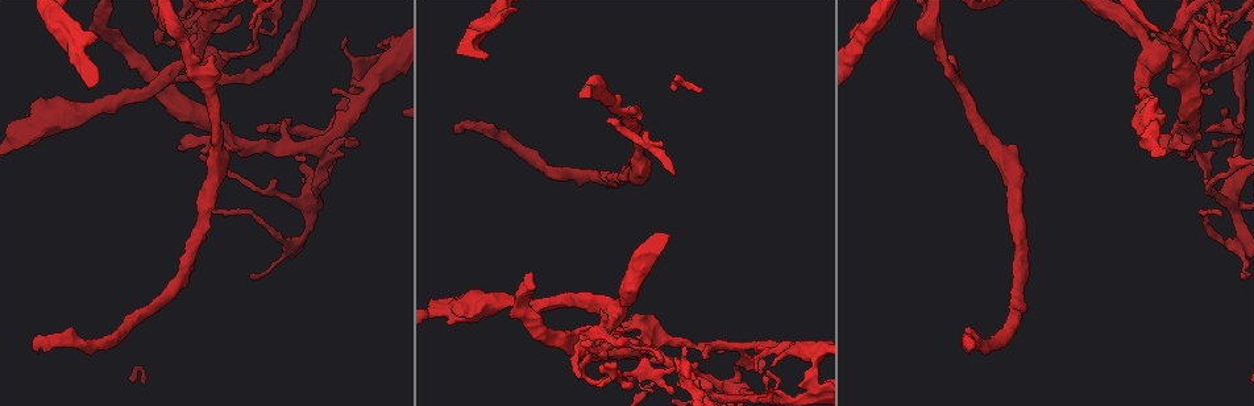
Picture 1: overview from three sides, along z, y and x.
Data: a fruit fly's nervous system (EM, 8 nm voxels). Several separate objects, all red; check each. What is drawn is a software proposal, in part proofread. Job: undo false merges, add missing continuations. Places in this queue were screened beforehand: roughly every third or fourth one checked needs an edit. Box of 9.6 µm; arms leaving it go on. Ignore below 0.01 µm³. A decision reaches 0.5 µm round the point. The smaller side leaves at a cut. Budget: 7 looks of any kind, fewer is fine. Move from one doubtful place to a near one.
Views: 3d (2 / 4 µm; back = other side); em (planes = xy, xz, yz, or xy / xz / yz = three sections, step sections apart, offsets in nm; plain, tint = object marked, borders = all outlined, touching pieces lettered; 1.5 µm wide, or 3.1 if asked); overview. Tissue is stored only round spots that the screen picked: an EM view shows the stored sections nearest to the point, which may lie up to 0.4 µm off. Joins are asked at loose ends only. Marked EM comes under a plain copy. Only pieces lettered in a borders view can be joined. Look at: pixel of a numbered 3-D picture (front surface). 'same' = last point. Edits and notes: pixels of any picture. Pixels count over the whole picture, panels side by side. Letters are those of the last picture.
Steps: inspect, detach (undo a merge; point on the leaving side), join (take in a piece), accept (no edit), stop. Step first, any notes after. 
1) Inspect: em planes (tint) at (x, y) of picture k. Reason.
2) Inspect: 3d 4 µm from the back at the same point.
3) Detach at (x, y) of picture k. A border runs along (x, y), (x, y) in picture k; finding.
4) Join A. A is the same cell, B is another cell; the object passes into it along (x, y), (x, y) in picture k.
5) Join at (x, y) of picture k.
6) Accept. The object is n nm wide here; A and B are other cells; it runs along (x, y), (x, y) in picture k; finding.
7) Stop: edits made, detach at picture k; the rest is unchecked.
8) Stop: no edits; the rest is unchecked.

Inspect: 3d 4 µm at (177, 145) of picture 1. Branch stops here.

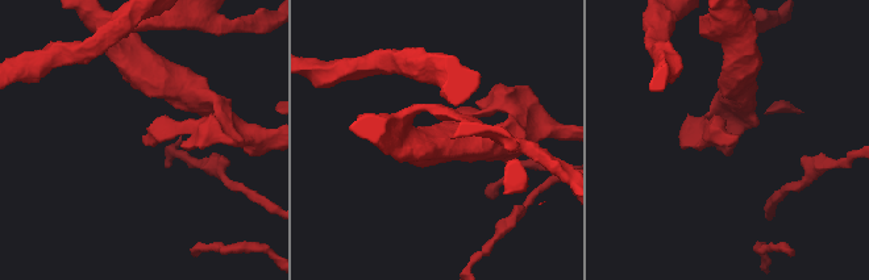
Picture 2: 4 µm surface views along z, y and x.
Inspect: em planes (borders) at (143, 138) of picture 2.

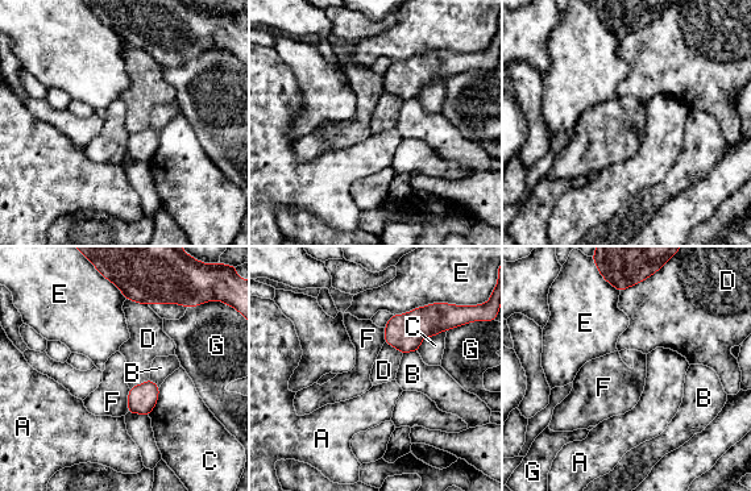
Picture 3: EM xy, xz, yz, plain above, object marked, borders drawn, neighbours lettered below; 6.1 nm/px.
Accept. A, B, C, D, E, F and G are other cells; a border runs along (129, 388), (127, 411) in picture 3; none of them fits.

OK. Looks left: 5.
Inspect: em planes (borders) at (631, 106) of picture 1. Free end.

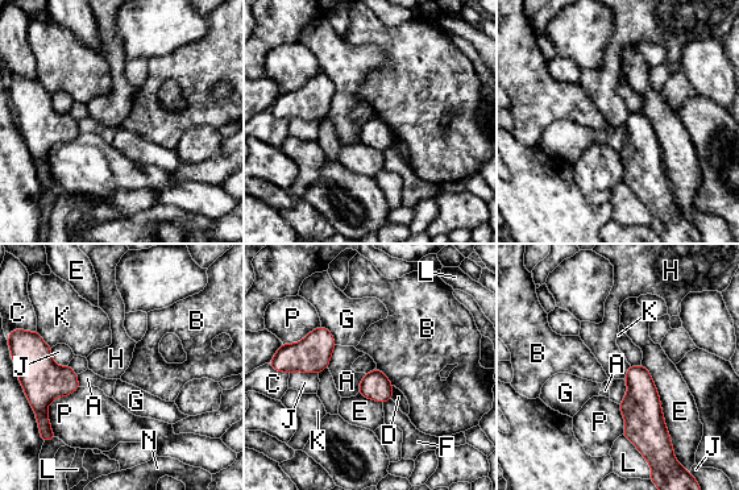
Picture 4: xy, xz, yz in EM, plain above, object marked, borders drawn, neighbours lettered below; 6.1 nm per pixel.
Accept. The object is 160 nm wide here; A, B, C, D, E, F, G, H, J, K, L, N and P are other cells; a border runs along (630, 365), (623, 378) in picture 4; none of them fits.

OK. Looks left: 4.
Inspect: em planes (borders) at (460, 133) of picture 1. End of a long branch.

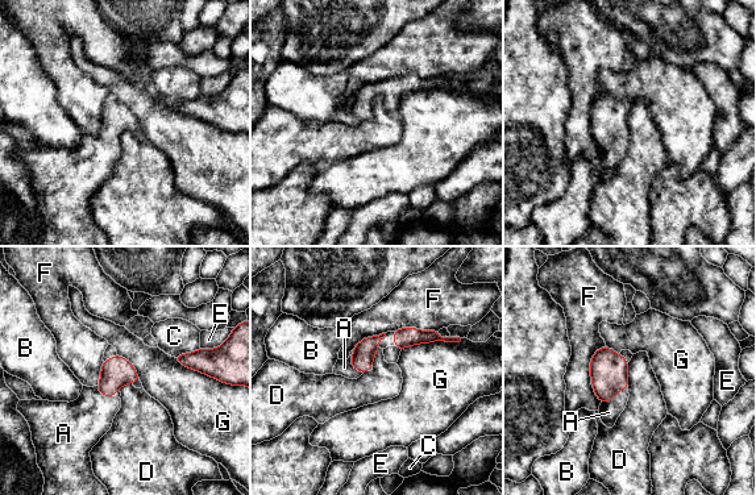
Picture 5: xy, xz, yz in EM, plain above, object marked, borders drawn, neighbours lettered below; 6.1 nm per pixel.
Join A. A is the same cell, B, C, D, E, F and G are other cells; the object passes into it along (609, 370), (614, 396), (609, 412) in picture 5; the neuron continues.

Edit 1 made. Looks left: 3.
Stop: edits made, join at picture 5; the rest is unchecked.

